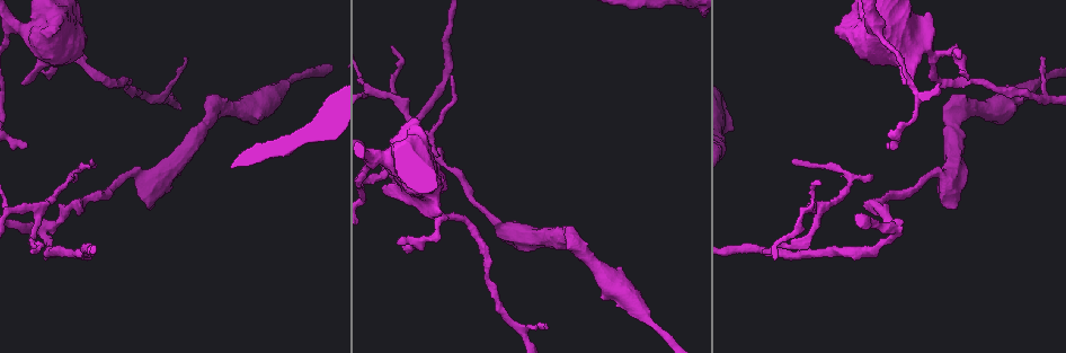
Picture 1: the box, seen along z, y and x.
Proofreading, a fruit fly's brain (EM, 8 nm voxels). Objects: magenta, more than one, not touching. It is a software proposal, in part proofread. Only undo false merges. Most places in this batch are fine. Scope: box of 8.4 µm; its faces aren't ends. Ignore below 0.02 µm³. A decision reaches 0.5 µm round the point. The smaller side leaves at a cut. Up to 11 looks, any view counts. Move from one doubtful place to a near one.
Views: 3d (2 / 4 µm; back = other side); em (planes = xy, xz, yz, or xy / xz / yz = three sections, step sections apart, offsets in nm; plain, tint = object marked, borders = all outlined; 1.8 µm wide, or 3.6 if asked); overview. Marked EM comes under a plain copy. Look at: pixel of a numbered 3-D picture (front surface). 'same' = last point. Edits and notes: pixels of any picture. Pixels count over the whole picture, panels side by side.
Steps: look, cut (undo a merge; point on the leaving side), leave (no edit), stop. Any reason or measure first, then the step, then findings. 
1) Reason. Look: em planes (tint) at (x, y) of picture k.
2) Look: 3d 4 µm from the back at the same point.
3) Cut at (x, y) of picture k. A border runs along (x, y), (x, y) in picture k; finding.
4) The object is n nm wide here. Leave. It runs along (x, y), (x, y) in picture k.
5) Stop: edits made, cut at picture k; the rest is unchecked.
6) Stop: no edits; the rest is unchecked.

Three arms meet. Look: em planes (tint) at (402, 105) of picture 1.

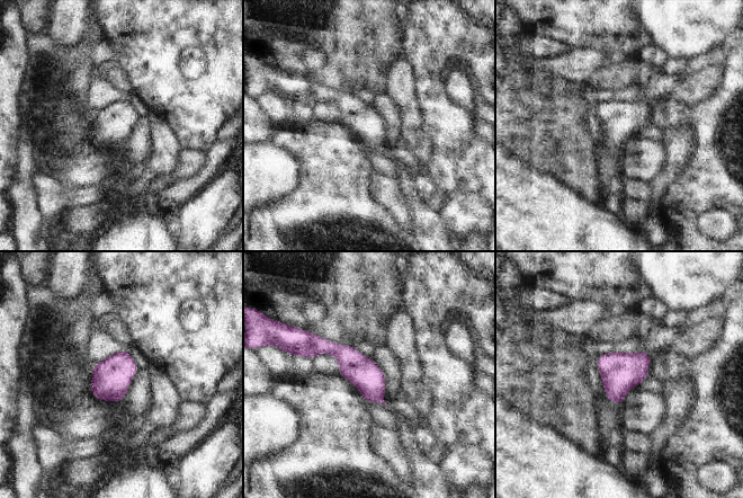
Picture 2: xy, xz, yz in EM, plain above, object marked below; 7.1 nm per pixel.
Leave. It runs along (306, 354), (336, 349), (381, 399) in picture 2; one neuron here.

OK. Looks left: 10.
Abrupt turn. Look: 3d 2 µm at (895, 228) of picture 1.

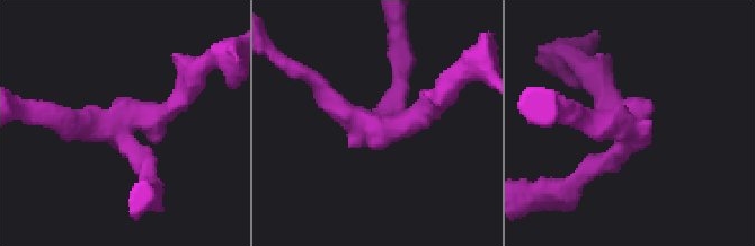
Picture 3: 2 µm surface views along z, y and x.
3 arms meet here; the arms are 200, 200, 220 nm wide. Look: em xy step 4 (tint) at (151, 122) of picture 3.

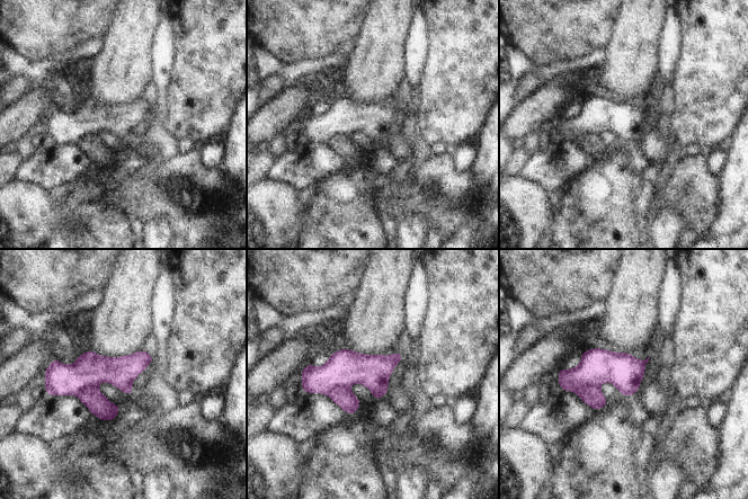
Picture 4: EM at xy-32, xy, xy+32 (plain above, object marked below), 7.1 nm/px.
Look: em planes (tint) at the same point.

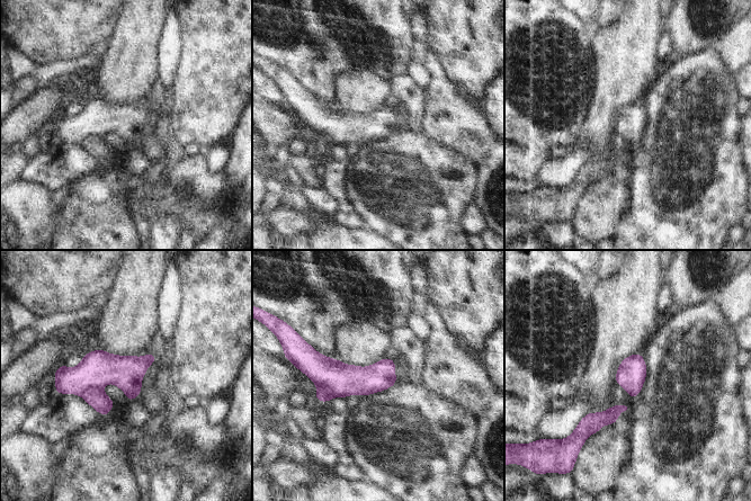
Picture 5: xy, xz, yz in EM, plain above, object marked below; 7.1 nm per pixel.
The object is 200 nm wide here. Cut at (323, 394) of picture 5. A border runs along (318, 384), (345, 396) in picture 5; a second neuron is stuck on.

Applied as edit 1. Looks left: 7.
Redraw. Look: overview.

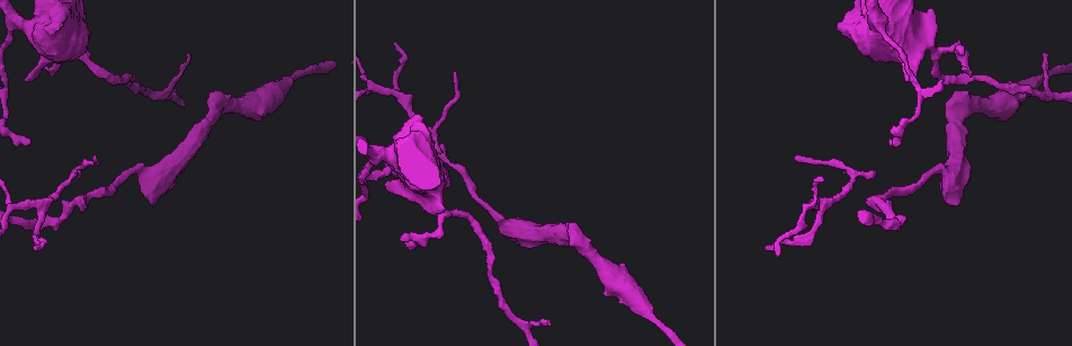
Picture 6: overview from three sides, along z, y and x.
Sudden change in width. Look: em 3.6 µm yz step 8 (borders) at (936, 51) of picture 6.

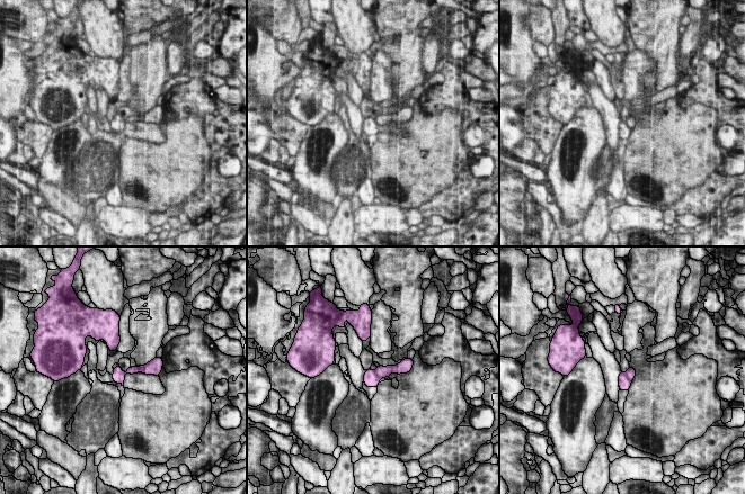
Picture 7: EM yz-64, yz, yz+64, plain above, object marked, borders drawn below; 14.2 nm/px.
Another direction. Look: em 3.6 µm planes (borders) at the same point.

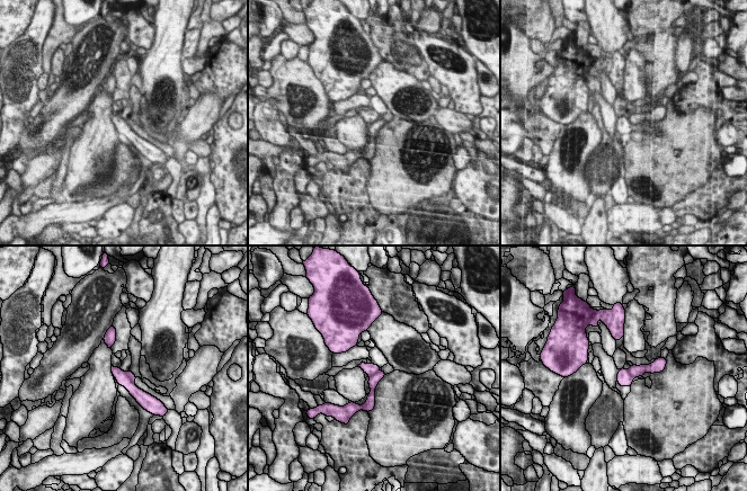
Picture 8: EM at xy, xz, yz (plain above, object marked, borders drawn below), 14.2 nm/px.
The object is 220 nm wide here. Cut at (132, 376) of picture 8. A second neuron is stuck on.

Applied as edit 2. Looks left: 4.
See it whole again. Look: overview.

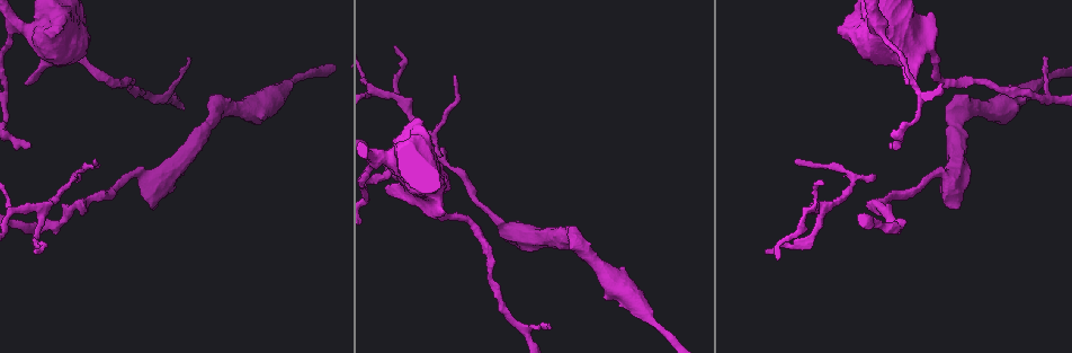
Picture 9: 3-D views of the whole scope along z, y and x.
Sudden change in width. Look: em 3.6 µm yz step 16 (tint) at (877, 28) of picture 9.

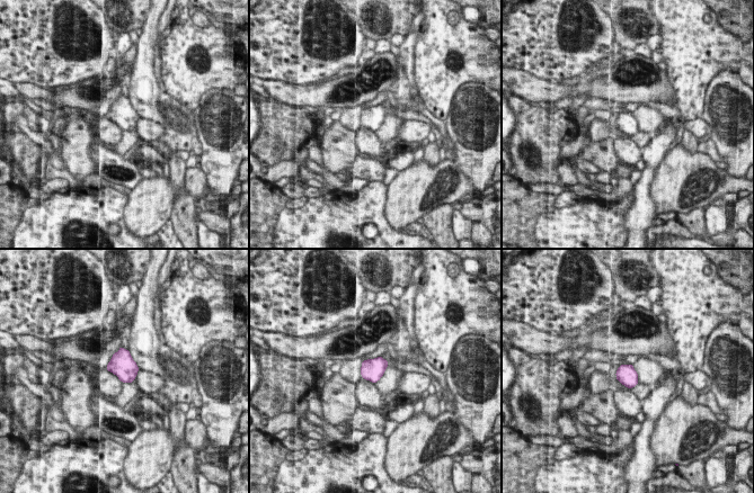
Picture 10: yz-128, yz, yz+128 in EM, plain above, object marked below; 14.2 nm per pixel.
Another direction. Look: em 3.6 µm planes (borders) at the same point.

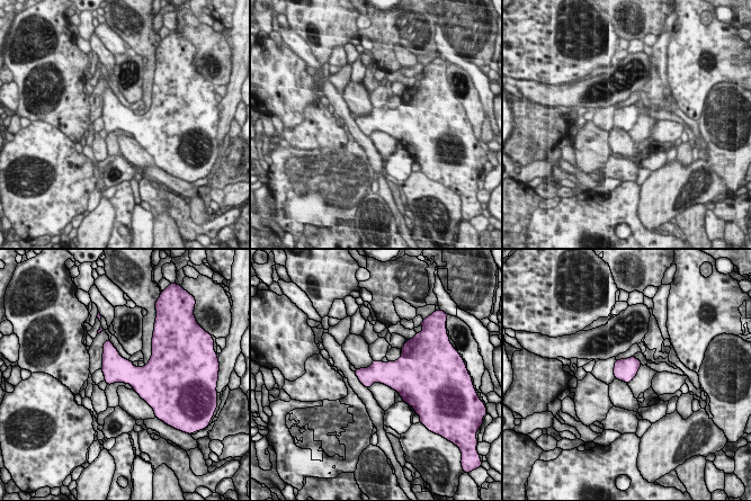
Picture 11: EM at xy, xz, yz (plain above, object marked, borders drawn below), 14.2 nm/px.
Leave. Continuous, no second neuron.

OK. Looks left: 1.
Stop: edits made, cut at picture 5, cut at picture 8; the rest is unchecked.

